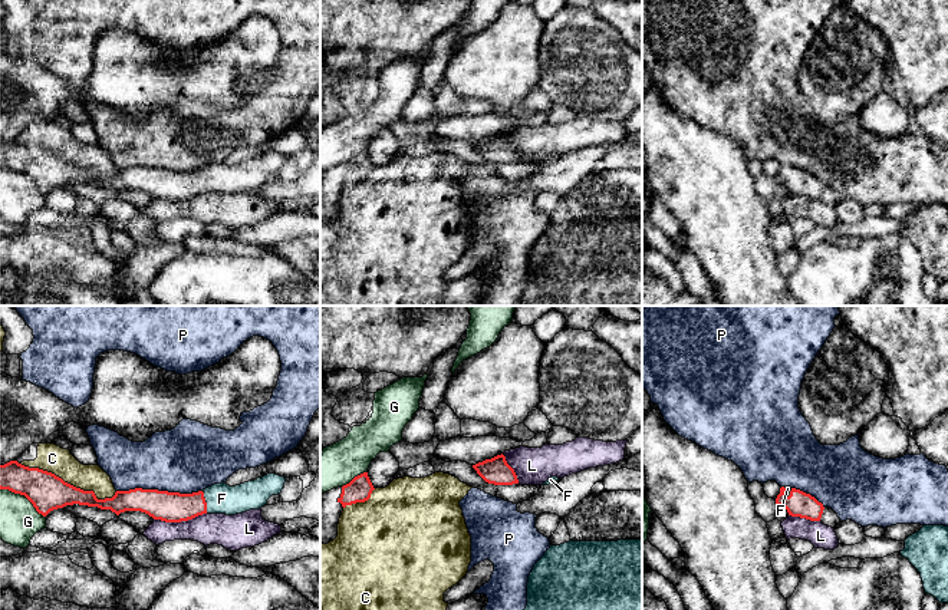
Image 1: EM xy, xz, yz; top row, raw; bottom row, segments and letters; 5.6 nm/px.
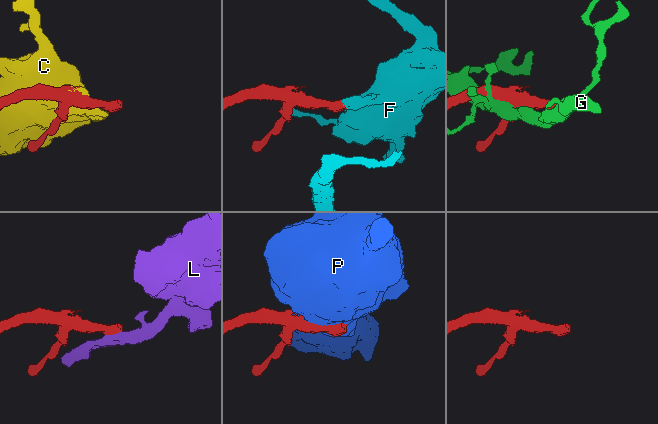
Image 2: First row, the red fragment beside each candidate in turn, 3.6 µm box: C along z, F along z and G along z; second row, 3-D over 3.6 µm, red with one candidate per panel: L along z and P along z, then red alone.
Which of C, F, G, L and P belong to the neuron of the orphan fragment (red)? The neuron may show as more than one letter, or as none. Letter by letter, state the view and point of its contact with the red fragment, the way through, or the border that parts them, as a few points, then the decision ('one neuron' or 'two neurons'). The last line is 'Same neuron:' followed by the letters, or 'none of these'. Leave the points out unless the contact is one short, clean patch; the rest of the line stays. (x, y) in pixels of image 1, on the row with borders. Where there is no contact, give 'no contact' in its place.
C: contact xy (69, 484); two neurons
F: contact xy (206, 503); way xy (171, 507), (206, 503), (221, 498); one neuron
G: contact xy (23, 494); two neurons
L: contact xy (180, 521); border xy (206, 513), (180, 521), (154, 520); two neurons
P: contact xy (160, 491); two neurons
Same neuron: F

